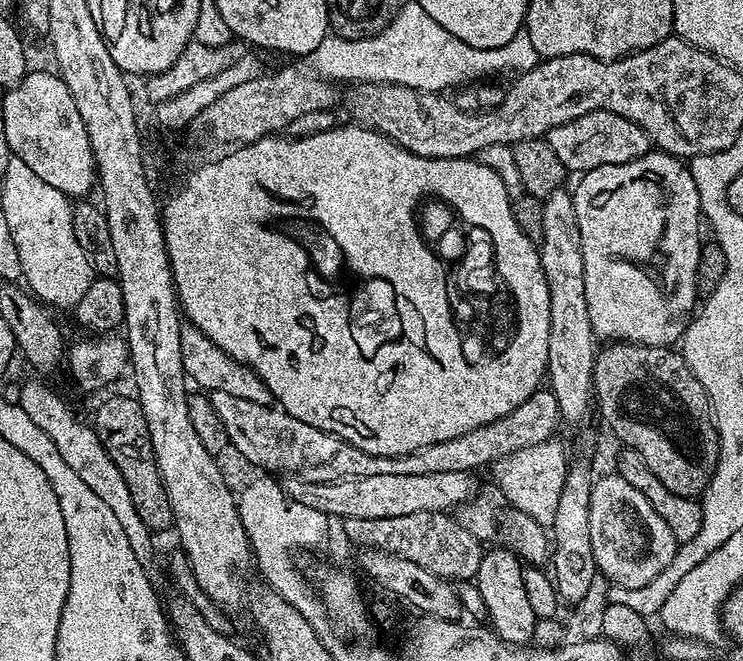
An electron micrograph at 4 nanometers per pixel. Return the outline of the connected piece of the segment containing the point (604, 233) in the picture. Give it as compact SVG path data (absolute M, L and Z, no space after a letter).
M650 150L645 156L634 158L630 162L622 162L614 166L598 166L594 170L583 173L579 177L580 180L576 184L576 192L571 193L572 205L574 206L574 214L578 222L578 230L580 231L580 249L584 255L584 277L586 278L586 306L590 310L590 322L592 323L592 335L604 342L627 342L629 344L649 344L652 348L661 346L672 346L683 337L686 327L686 317L697 307L698 297L696 295L696 270L698 268L698 254L700 253L700 246L702 237L700 237L700 224L702 228L702 217L700 214L700 199L698 198L698 186L694 186L694 178L692 177L691 167L681 157L672 156L669 152L662 152L659 150Z

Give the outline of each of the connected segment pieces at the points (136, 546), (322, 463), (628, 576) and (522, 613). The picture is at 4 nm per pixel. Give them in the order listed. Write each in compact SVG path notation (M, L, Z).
M38 380L24 383L19 394L16 394L16 400L33 423L36 423L37 427L41 427L53 439L54 446L57 447L57 451L61 452L62 459L68 463L69 467L73 468L73 471L77 472L78 478L82 479L82 482L85 482L86 486L89 486L90 490L106 503L106 506L110 507L118 522L121 523L126 538L129 539L130 550L133 551L138 566L145 571L146 578L149 579L156 594L165 595L164 592L170 588L170 580L167 573L165 571L163 573L158 564L154 534L136 513L134 502L131 501L130 490L127 489L118 466L114 465L114 460L106 453L95 429L89 423L88 425L81 424L63 400L50 387Z
M212 390L207 393L208 401L218 413L218 419L222 426L226 426L229 445L244 460L249 460L256 470L269 470L276 474L297 476L300 480L321 484L322 482L338 482L350 478L370 478L373 474L438 474L442 470L458 470L459 472L475 473L476 468L483 464L495 465L496 461L504 456L509 456L514 450L522 450L526 446L534 446L543 440L551 440L557 435L556 424L561 423L560 407L551 390L537 390L522 402L510 414L490 422L486 426L478 426L466 434L458 434L456 438L446 438L446 442L434 442L430 446L422 446L405 456L375 456L368 454L366 450L360 450L350 442L330 434L326 430L318 430L318 426L310 426L310 422L302 422L294 418L279 406L268 407L250 402L247 398L238 398L223 390Z
M619 474L611 475L604 476L601 480L599 477L593 483L590 494L588 517L590 518L590 542L596 559L596 570L603 579L605 576L609 580L607 582L609 585L617 588L646 586L654 582L654 578L658 578L658 574L662 574L666 566L670 566L670 558L674 558L678 545L674 534L670 534L670 526L662 522L658 510L654 510L646 494L642 494L642 490L634 490L634 486L630 486L630 482L626 482L626 478L622 478Z
M489 547L481 555L474 581L481 591L488 611L487 623L493 632L508 644L527 645L534 634L538 617L530 610L530 598L526 598L524 581L525 565L520 557L506 548Z

